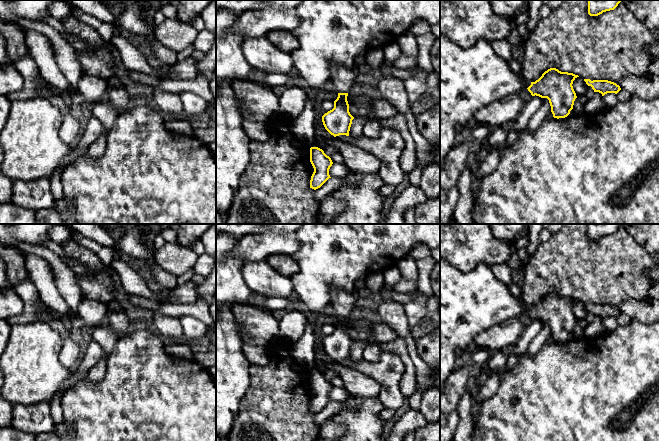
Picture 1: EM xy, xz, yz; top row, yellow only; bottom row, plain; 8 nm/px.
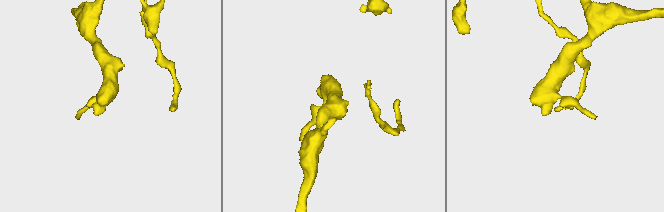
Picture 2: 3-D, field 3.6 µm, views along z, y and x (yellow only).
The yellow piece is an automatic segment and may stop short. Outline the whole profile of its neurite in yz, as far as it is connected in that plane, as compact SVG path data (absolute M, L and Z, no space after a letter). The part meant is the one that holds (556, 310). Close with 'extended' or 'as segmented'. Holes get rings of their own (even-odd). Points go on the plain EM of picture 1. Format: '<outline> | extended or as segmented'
M550 292L538 304L531 306L528 312L523 312L515 319L497 324L476 336L466 351L487 349L494 353L507 346L515 346L524 329L535 319L549 324L554 342L565 342L570 338L577 322L572 310L577 301L579 300L573 297Z | extended

